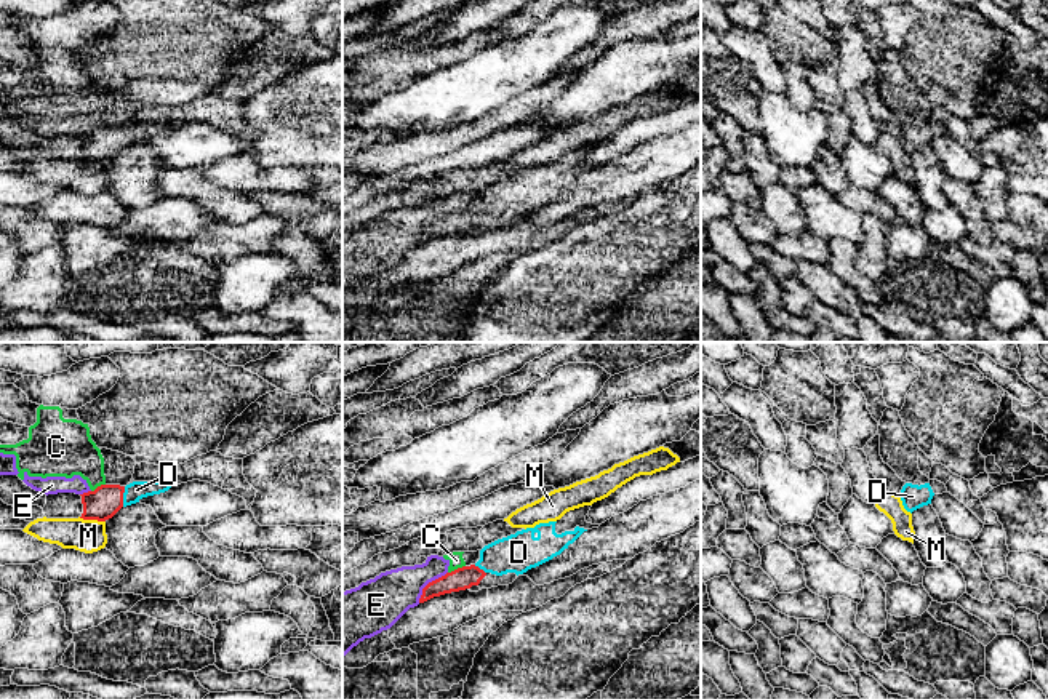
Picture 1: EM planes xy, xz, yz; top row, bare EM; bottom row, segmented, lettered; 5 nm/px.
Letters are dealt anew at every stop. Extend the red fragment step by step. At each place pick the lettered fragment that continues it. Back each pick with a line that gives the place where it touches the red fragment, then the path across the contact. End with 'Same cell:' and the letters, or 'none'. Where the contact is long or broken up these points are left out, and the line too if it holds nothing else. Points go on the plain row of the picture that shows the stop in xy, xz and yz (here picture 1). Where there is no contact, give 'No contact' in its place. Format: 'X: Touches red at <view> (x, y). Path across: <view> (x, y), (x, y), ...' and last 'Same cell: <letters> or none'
D: Touches red at xy (122, 138). Path across: xy (101, 146), (114, 138), (122, 138), (136, 131)
Same cell: D

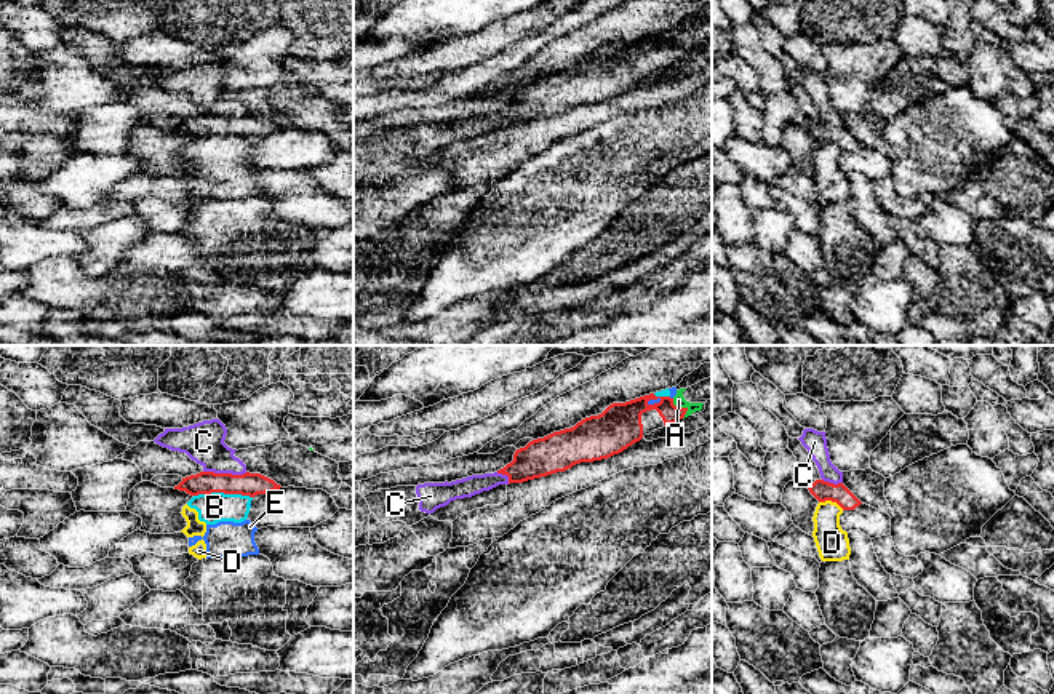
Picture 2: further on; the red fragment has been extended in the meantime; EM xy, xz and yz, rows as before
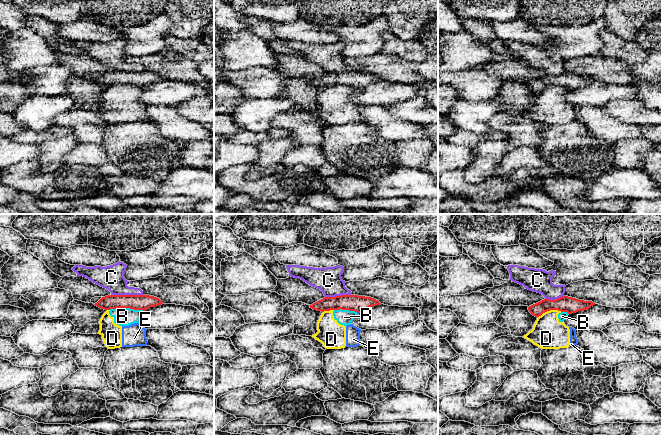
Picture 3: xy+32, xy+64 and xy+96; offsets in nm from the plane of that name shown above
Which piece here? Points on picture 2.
A: Touches red at xz (682, 50). Path across: xz (632, 51), (637, 48), (682, 50), (678, 42)
Same cell: A

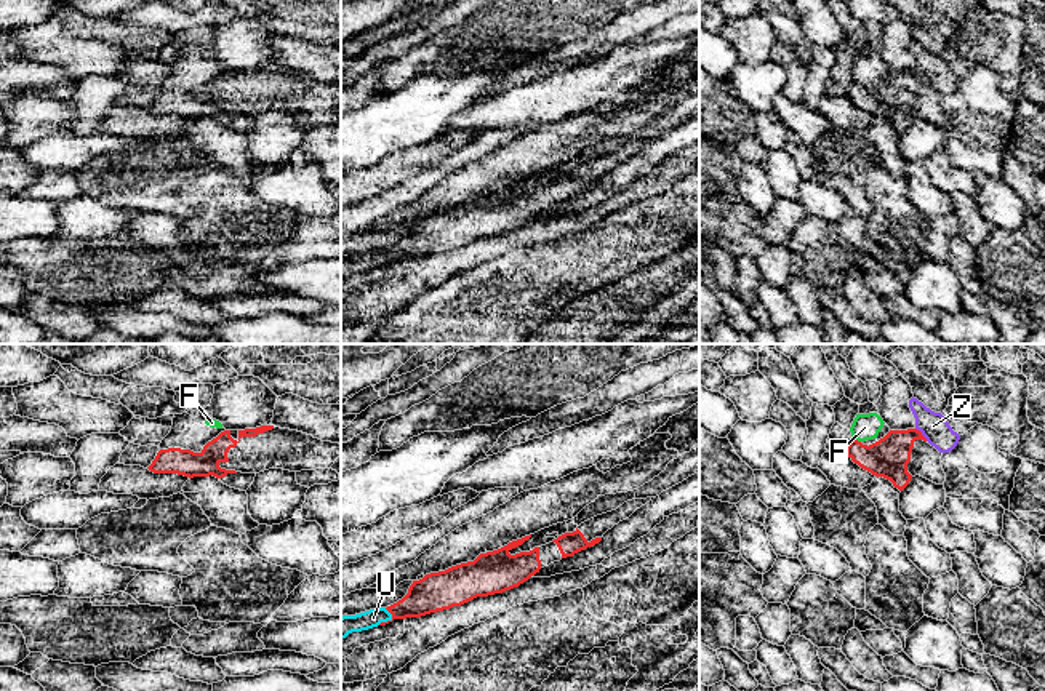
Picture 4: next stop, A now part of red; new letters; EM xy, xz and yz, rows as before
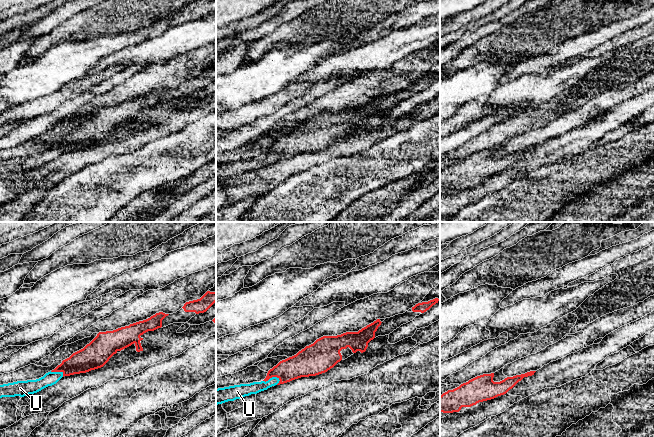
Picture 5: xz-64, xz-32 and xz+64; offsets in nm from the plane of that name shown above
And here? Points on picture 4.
Same cell: none

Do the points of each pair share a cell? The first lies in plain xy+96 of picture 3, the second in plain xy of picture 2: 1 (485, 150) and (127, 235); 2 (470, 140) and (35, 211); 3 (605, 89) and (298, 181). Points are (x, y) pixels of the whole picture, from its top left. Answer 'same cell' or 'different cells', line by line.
1: same cell
2: different cells
3: different cells

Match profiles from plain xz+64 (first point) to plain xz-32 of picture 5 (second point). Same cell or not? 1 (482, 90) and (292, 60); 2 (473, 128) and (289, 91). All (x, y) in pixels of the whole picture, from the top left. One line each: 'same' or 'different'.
1: same
2: different

